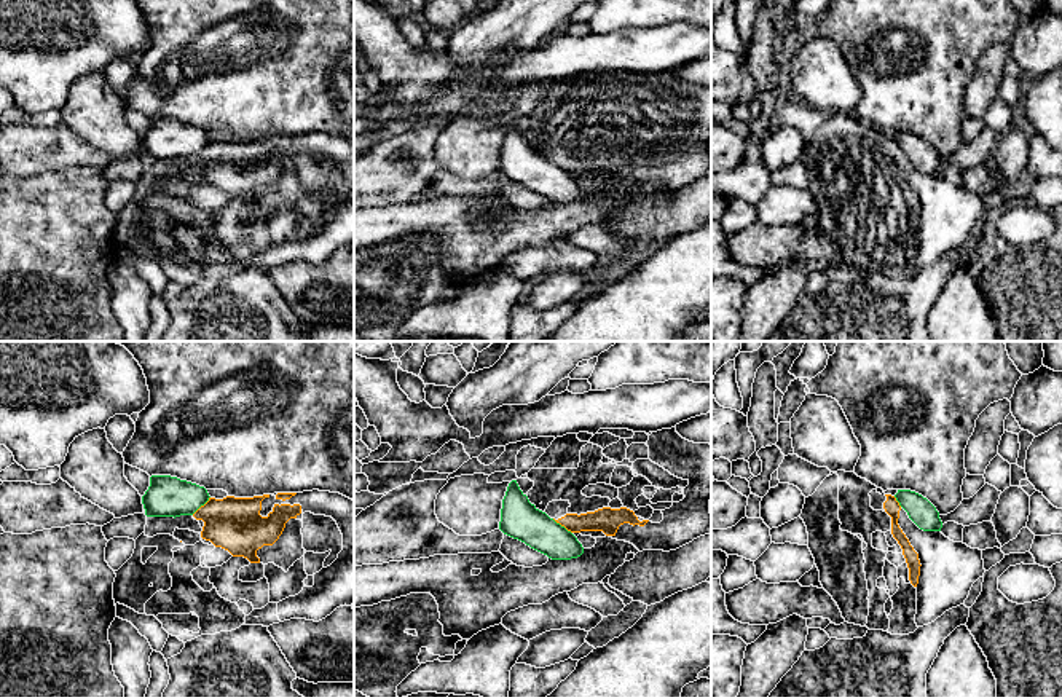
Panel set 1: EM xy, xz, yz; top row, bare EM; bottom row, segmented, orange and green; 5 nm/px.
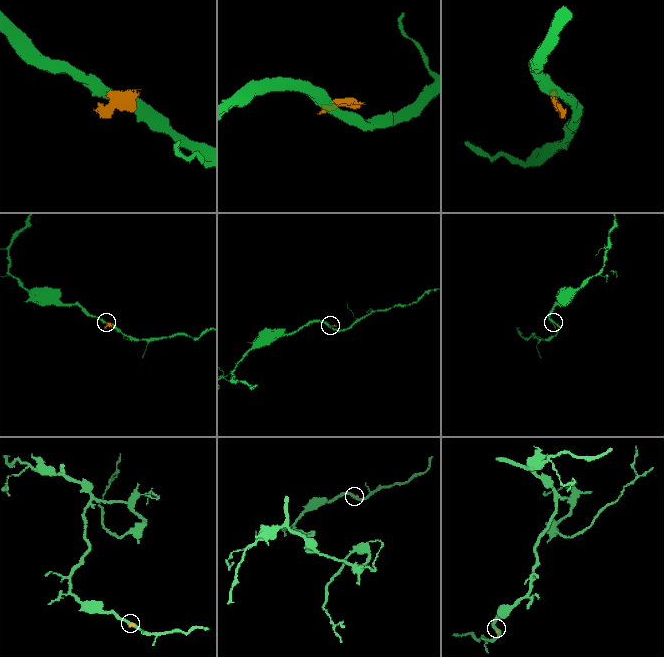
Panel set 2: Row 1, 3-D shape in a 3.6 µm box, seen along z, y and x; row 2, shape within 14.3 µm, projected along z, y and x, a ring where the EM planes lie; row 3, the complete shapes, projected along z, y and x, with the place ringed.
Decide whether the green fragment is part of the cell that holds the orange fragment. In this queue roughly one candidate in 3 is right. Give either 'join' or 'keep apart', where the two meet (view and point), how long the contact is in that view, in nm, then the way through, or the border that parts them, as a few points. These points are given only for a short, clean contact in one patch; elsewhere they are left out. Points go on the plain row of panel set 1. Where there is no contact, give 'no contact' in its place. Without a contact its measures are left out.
keep apart; meets orange in xy at (201, 149); contact 130 nm long; border along xy (209, 139), (192, 157)

